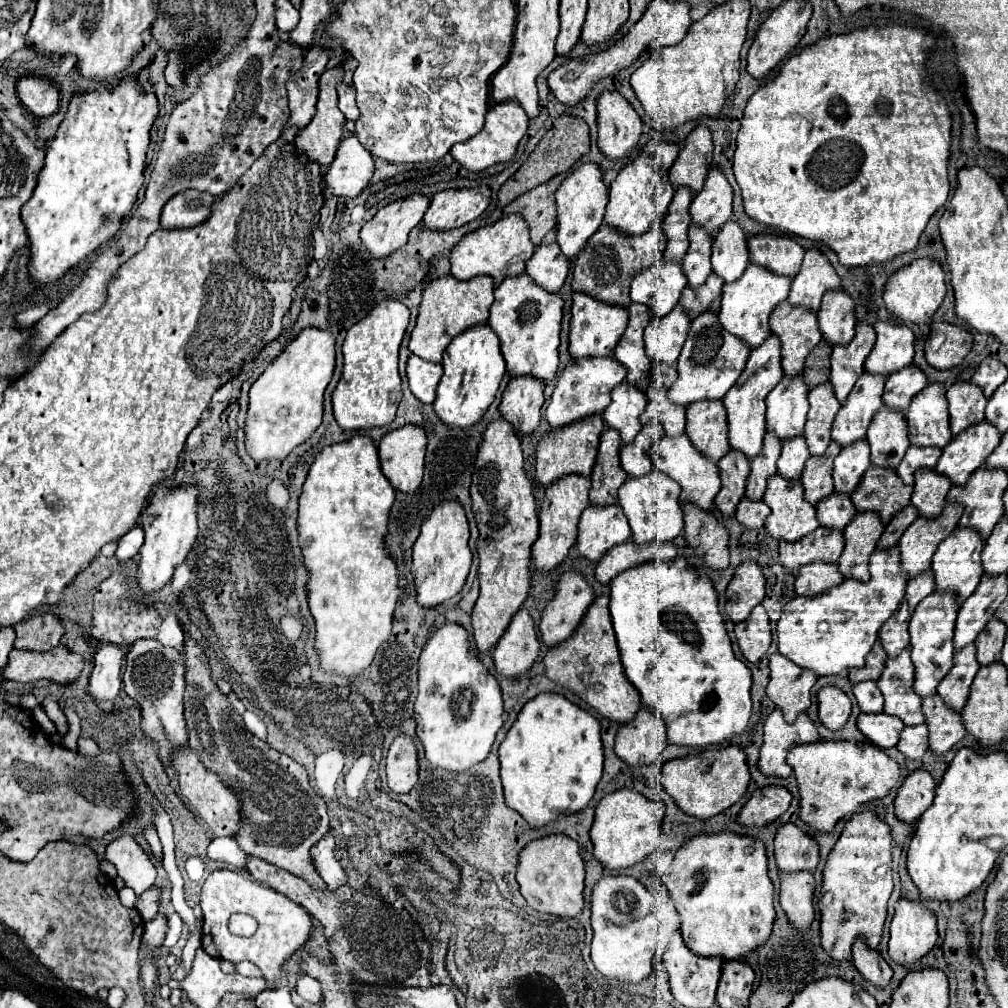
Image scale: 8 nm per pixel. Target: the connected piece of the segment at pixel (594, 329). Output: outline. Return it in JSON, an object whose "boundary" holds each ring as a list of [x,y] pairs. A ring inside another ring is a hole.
{"boundary":[[[586,294],[572,296],[572,320],[570,320],[570,356],[580,358],[610,358],[614,346],[620,342],[628,324],[628,312],[622,306],[602,304]]]}

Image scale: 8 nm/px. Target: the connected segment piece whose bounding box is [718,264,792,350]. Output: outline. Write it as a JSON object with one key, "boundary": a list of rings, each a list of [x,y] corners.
{"boundary":[[[750,264],[746,268],[746,272],[742,274],[742,278],[738,278],[732,284],[724,284],[720,312],[718,312],[718,320],[720,320],[722,328],[728,330],[732,336],[744,340],[750,350],[756,350],[758,346],[762,346],[762,342],[770,336],[768,316],[780,302],[784,302],[788,298],[790,282],[792,282],[792,278],[784,278],[778,274],[772,274],[766,268]]]}

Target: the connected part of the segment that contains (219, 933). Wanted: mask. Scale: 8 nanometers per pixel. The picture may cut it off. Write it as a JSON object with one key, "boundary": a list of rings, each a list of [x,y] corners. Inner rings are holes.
{"boundary":[[[224,868],[216,870],[208,876],[208,880],[202,886],[200,892],[200,906],[202,906],[202,948],[218,958],[218,960],[230,960],[230,962],[242,962],[250,960],[254,962],[268,982],[278,982],[284,974],[284,964],[288,958],[300,950],[314,932],[314,918],[298,906],[296,902],[288,900],[280,892],[266,888],[264,884],[258,884],[254,880],[248,880],[236,870]],[[234,912],[244,912],[256,918],[258,930],[250,938],[234,936],[228,930],[228,918]]]}

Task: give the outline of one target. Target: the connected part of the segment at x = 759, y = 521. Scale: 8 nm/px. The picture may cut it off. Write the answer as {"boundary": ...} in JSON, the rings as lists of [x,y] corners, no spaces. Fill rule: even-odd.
{"boundary":[[[742,498],[740,504],[738,504],[738,510],[736,510],[736,520],[750,530],[764,528],[768,516],[770,516],[770,510],[762,500],[754,502],[754,500]]]}

